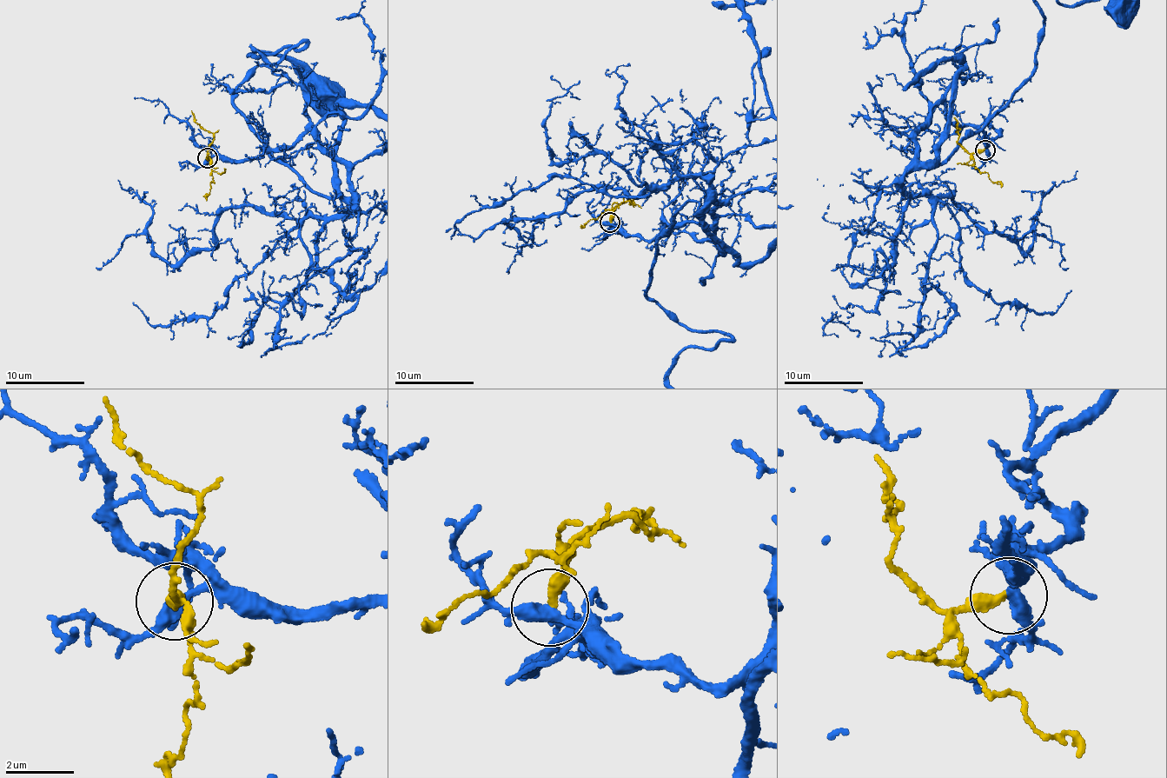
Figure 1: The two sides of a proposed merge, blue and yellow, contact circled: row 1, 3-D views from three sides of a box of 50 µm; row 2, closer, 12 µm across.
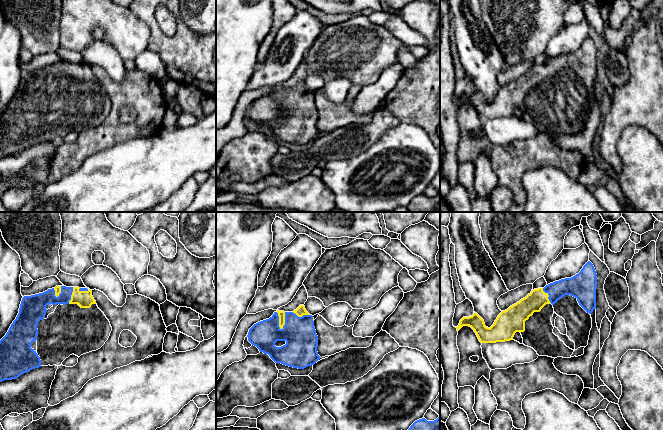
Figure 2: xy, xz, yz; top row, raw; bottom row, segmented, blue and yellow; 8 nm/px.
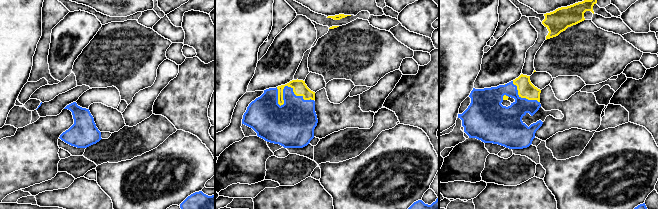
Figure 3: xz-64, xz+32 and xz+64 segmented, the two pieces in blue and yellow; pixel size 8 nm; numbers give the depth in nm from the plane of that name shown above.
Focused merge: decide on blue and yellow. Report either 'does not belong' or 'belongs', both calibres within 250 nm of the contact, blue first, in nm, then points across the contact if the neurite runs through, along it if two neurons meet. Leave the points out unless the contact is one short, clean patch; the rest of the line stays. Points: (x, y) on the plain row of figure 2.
belongs; calibres 260 and 60 nm; way xz (299, 109), (281, 104), (278, 97), (281, 90)

